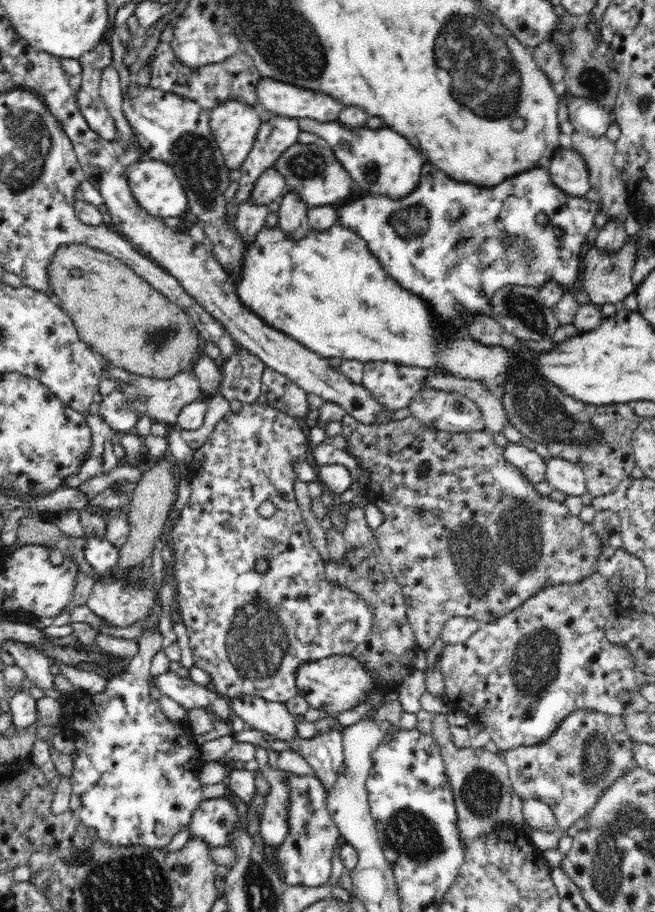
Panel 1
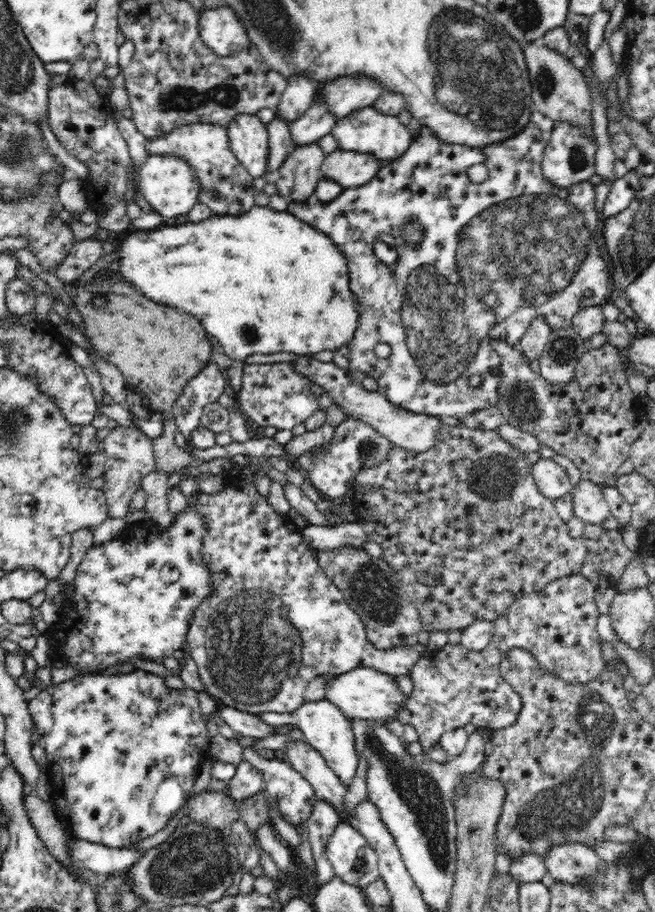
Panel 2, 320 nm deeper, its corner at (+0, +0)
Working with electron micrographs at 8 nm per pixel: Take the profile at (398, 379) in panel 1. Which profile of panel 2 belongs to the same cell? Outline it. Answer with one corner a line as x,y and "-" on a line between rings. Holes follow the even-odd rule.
530,122
520,132
516,132
515,136
483,148
472,148
466,145
454,145
440,141
436,134
427,127
418,126
418,134
419,136
416,138
412,136
410,147
402,156
397,160
382,163
380,170
370,182
364,183
362,186
356,186
356,188
344,189
334,200
328,202
320,202
313,197
307,197
306,200
291,200
287,204
288,208
285,212
312,226
312,229
328,235
328,238
332,239
332,243
338,247
338,251
346,261
348,277
350,277
348,285
350,285
350,290
358,301
358,326
354,330
352,340
347,344
349,369
360,376
371,374
378,383
378,391
382,394
382,397
401,409
438,418
451,416
454,419
462,420
479,410
499,406
497,390
501,385
501,375
498,370
502,359
493,350
492,341
504,341
512,347
518,347
522,336
529,329
530,323
538,317
544,317
544,323
550,327
550,331
570,327
572,319
580,310
588,307
601,307
609,301
611,288
613,287
612,270
608,267
597,247
593,231
596,230
598,222
600,222
600,213
596,209
594,184
584,180
584,182
578,182
578,184
568,186
568,188
560,188
544,176
541,162
549,142
548,133
544,133
543,130
536,127
536,124
-
474,164
484,164
488,169
488,178
480,184
472,184
472,180
466,174
468,168
474,166
-
382,232
388,232
396,239
397,260
392,265
382,263
374,255
372,247
376,238
378,238
378,234
-
380,342
390,345
392,353
388,358
378,358
374,354
374,348
-
476,375
481,377
481,382
479,385
473,386
470,384
470,379

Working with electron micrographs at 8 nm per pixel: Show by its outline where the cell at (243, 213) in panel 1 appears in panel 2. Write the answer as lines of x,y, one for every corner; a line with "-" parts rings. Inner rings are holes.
278,114
269,124
265,125
270,140
270,158
268,158
267,164
268,171
276,170
278,166
282,166
282,162
286,160
286,157
289,156
294,148
294,139
292,139
290,125
288,121
282,119

